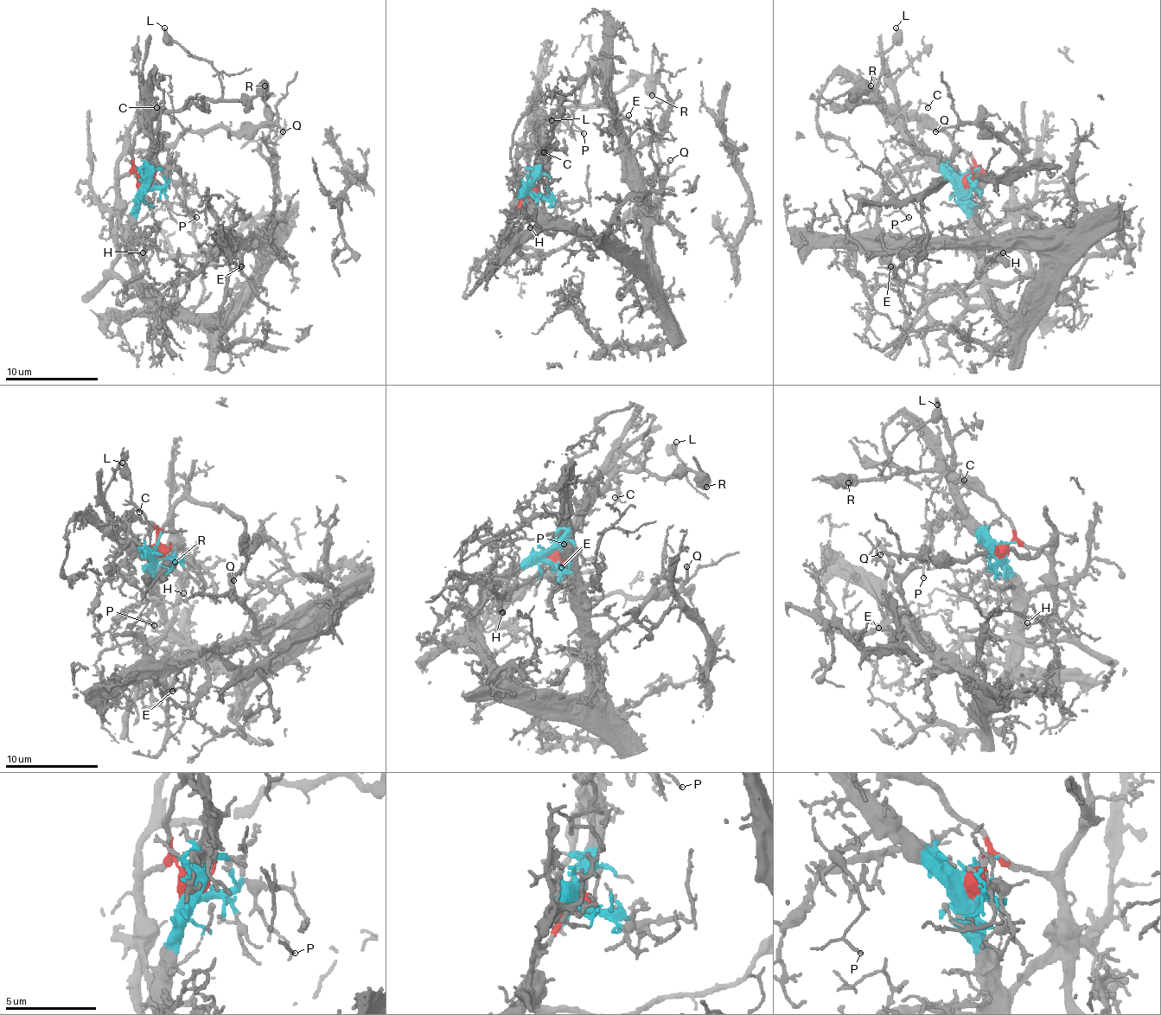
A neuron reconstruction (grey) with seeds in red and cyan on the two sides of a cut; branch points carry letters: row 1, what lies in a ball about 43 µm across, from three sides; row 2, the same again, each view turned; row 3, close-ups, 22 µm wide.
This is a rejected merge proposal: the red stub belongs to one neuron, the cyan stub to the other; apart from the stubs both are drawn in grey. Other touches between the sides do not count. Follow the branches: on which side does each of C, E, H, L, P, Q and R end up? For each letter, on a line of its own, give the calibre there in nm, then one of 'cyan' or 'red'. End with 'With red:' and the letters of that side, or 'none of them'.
C: 80 nm | red
E: 130 nm | cyan
H: 160 nm | cyan
L: 360 nm | red
P: 150 nm | cyan
Q: 180 nm | red
R: 700 nm | red
With red: C, L, Q, R

